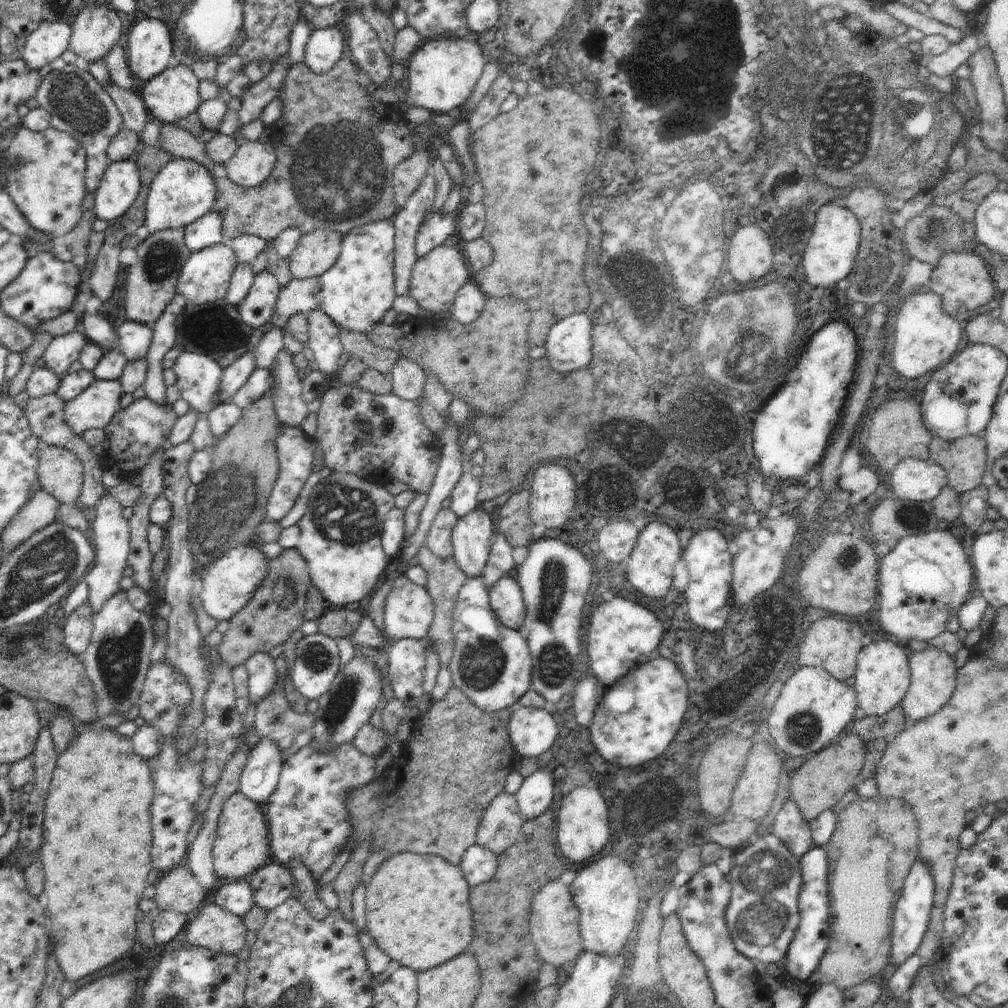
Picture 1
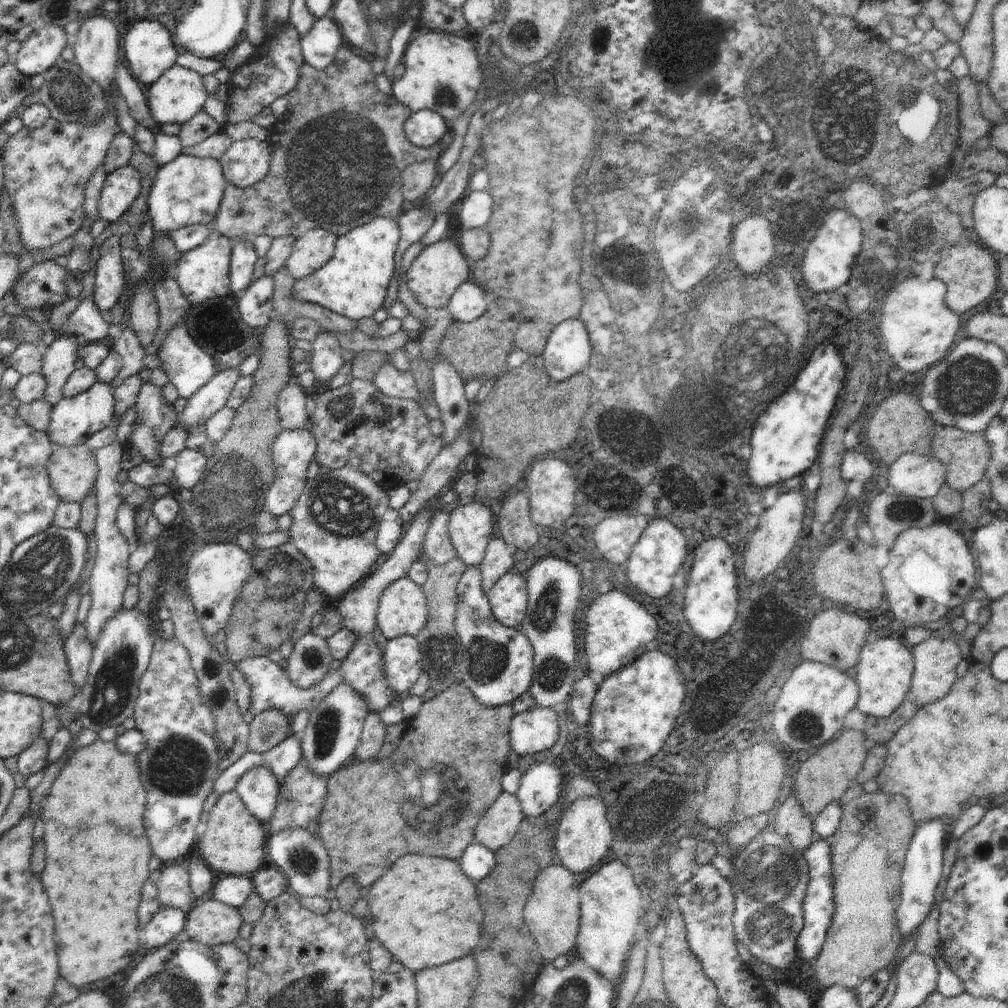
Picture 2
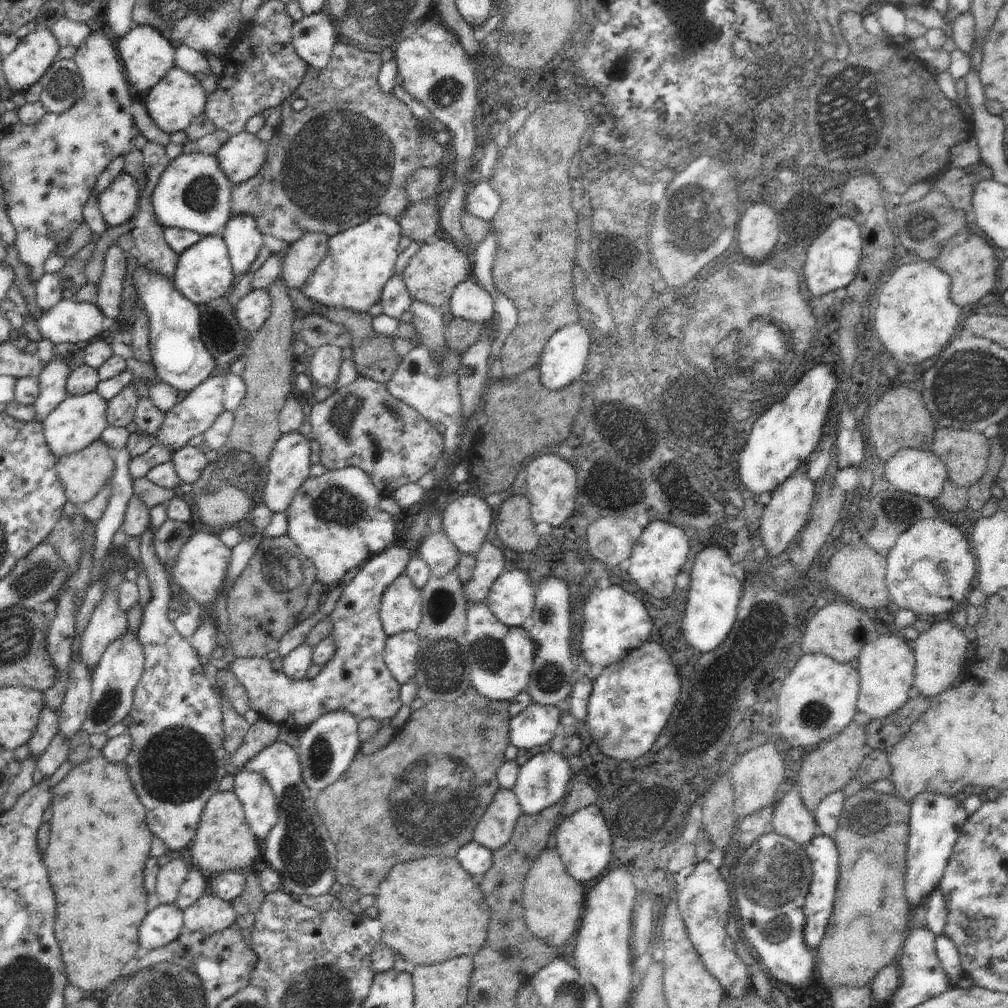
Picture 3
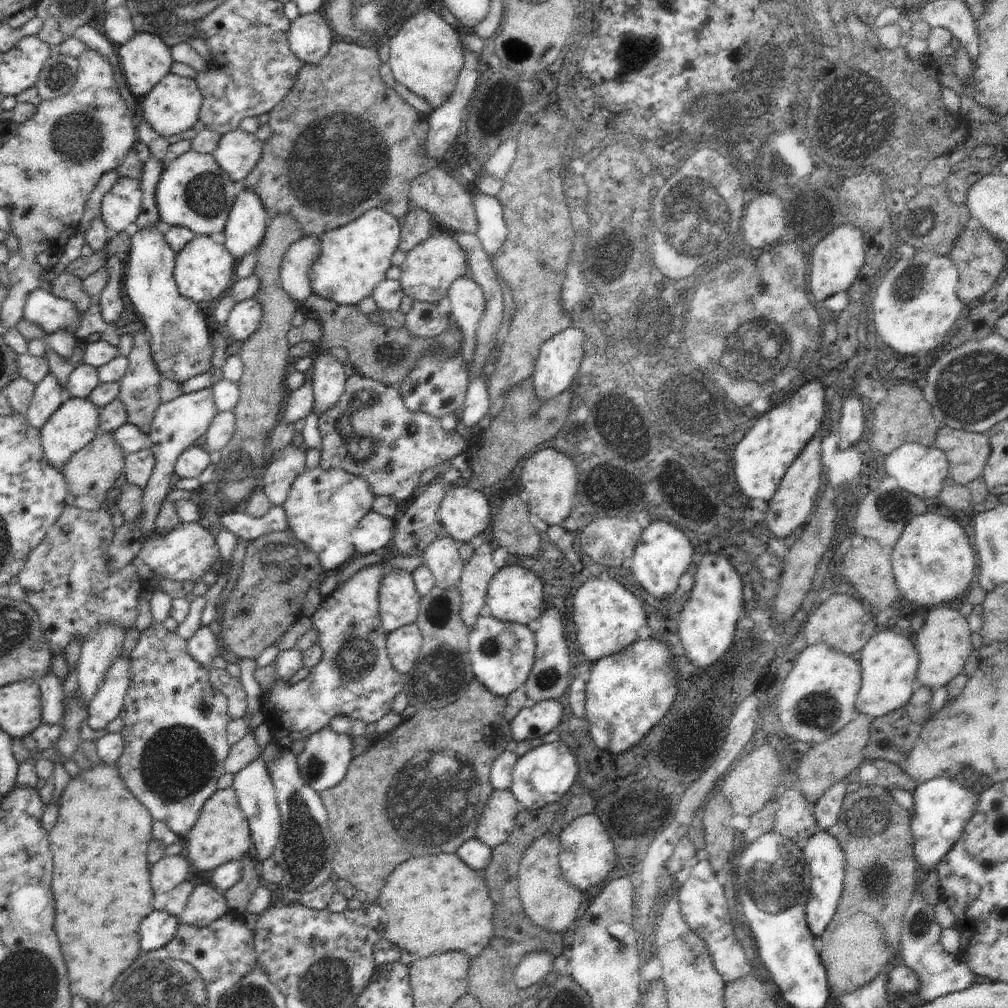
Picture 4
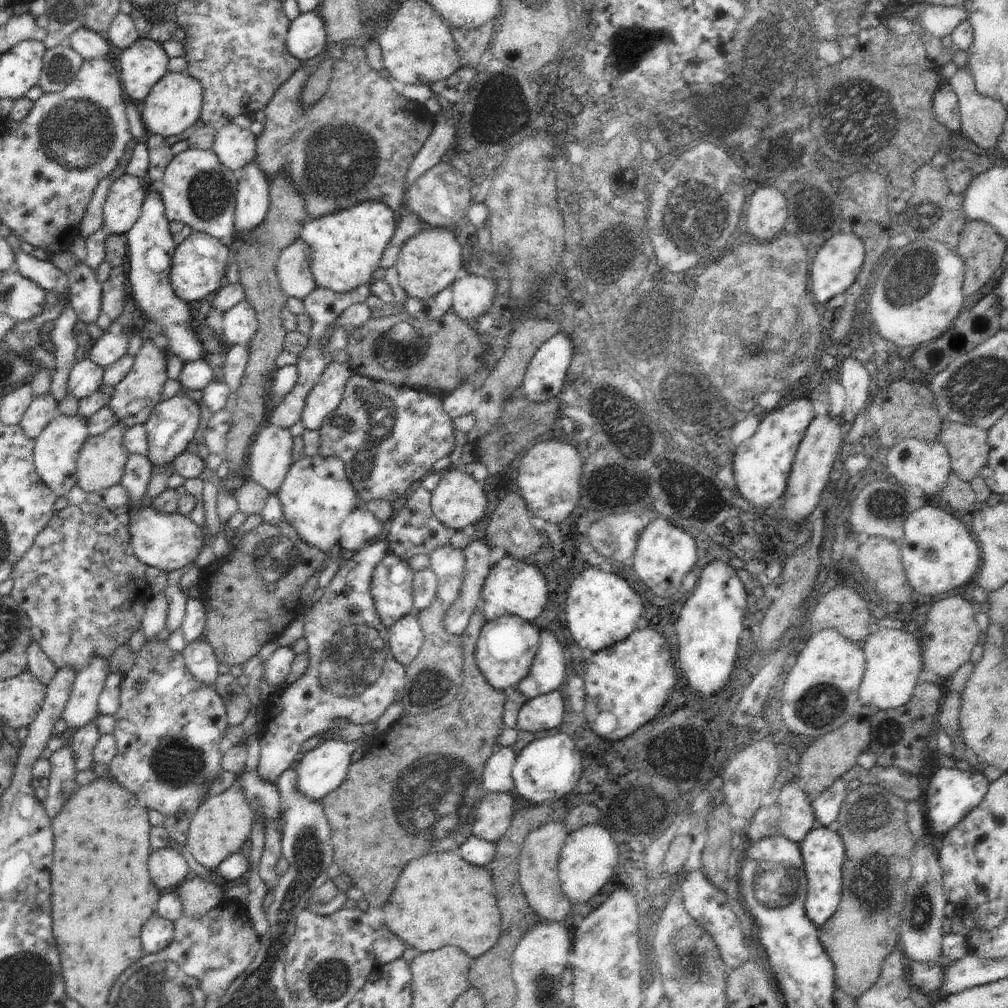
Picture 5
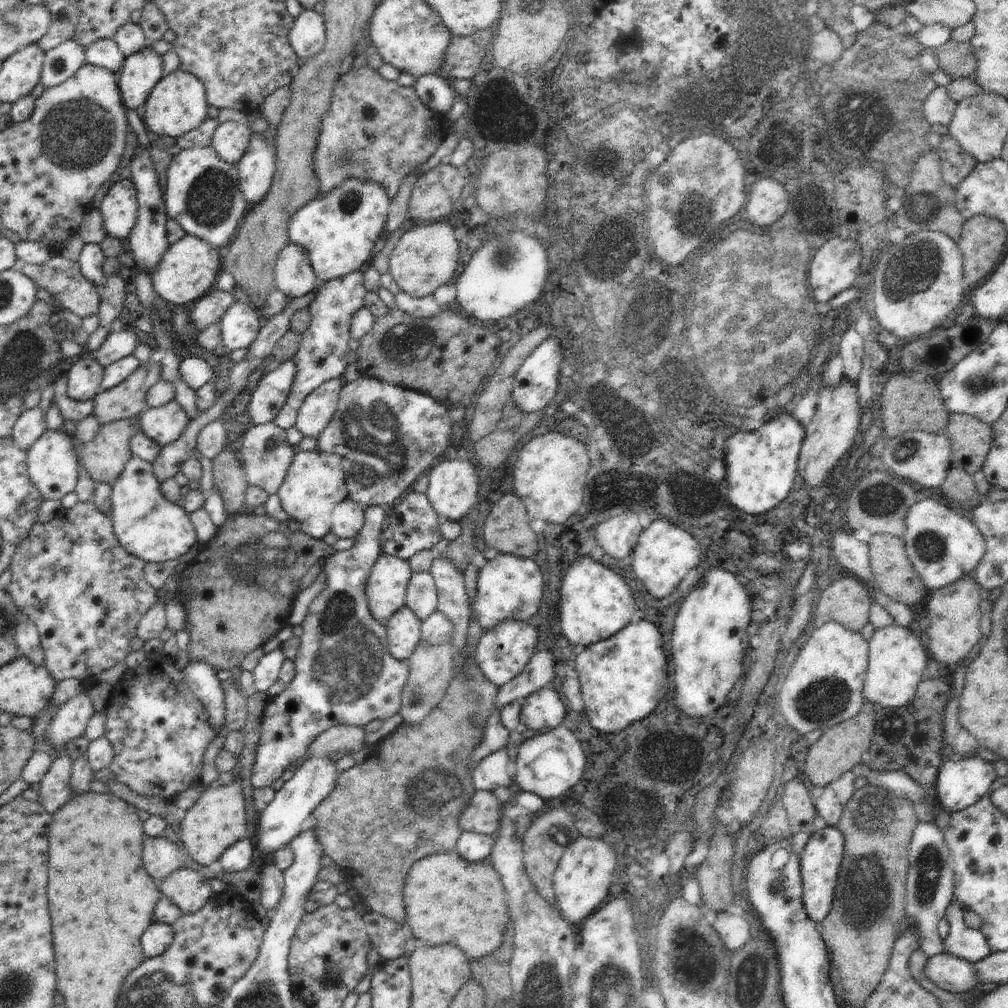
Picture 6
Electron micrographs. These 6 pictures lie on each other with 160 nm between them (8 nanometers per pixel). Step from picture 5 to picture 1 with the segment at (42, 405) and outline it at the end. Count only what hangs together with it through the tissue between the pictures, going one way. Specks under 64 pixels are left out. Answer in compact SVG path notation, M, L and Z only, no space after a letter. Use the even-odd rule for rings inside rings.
M76 330L55 337L42 356L44 367L50 368L62 379L68 374L70 366L79 360L86 344L89 344L88 338Z

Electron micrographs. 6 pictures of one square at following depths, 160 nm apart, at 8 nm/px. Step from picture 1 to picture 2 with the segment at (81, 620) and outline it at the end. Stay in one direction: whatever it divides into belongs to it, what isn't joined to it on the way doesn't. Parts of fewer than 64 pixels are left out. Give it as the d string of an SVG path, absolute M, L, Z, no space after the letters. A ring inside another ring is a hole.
M76 623L72 634L65 640L64 649L72 682L76 684L76 690L81 692L86 684L93 654L93 646L88 640L85 624Z

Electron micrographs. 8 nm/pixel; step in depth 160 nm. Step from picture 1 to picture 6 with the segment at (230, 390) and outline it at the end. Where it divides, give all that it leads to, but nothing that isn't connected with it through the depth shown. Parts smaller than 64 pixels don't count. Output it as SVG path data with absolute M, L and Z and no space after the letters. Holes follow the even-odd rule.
M172 399L159 407L150 407L140 416L143 433L161 447L172 444L185 431L191 419Z

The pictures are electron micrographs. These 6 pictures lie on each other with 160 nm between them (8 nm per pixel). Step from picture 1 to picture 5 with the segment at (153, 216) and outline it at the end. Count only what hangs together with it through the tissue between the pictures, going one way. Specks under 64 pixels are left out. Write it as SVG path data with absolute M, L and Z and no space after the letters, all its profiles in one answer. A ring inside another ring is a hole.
M187 149L168 164L157 189L170 223L177 221L193 231L203 231L221 240L235 234L238 181L237 174L225 168L213 151Z

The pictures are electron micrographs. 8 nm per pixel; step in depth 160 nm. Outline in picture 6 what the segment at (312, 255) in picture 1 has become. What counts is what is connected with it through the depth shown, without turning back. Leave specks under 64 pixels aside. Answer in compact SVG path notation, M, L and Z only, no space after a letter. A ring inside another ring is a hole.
M290 243L280 254L274 267L275 283L285 295L306 296L318 287L318 280L308 252L301 244Z

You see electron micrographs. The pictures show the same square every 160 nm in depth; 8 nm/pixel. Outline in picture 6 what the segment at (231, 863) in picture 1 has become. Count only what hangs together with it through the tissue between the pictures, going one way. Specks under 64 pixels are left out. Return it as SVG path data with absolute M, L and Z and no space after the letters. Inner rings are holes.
M236 771L232 783L208 787L182 819L181 839L184 848L187 854L204 866L219 860L224 851L245 836L248 825L246 825L246 804L242 795L242 780L240 772Z

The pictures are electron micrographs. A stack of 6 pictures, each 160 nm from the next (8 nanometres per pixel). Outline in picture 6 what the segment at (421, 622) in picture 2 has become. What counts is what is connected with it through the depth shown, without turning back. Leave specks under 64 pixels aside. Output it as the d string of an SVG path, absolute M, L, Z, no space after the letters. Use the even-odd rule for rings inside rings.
M382 553L370 571L366 596L372 616L384 625L406 602L411 576L410 561Z

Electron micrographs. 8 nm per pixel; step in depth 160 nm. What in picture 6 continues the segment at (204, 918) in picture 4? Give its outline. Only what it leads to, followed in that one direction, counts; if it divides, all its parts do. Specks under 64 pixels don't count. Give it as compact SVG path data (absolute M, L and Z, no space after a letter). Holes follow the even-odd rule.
M182 866L157 884L163 896L173 900L187 915L198 912L214 896L210 882L200 872Z

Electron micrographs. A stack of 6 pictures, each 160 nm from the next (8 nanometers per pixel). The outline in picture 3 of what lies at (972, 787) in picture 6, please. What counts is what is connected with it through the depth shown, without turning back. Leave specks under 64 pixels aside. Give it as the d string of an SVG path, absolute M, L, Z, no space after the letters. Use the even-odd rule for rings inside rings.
M920 792L910 804L909 840L906 852L906 884L904 889L911 910L922 904L940 885L946 864L969 816L964 806L952 796L938 792Z

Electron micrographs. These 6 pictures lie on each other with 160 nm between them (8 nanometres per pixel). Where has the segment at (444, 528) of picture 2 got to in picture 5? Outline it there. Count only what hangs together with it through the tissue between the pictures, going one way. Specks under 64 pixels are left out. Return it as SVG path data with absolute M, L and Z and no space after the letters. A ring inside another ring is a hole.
M449 543L432 552L429 558L429 569L437 578L437 598L454 604L461 595L460 590L466 576L465 554Z

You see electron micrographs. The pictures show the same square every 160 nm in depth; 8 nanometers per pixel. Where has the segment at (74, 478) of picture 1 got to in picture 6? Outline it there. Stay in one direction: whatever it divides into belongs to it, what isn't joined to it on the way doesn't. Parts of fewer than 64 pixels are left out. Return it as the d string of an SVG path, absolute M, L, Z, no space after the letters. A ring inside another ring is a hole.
M140 417L114 421L100 427L96 438L81 446L79 463L95 486L113 485L133 455L129 445Z

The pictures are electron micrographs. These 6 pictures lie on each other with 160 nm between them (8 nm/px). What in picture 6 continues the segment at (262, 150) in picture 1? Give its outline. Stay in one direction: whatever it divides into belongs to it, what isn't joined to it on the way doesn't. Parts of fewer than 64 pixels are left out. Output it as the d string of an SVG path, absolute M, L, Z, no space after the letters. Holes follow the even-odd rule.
M245 120L242 123L226 121L216 127L211 138L211 147L224 162L236 165L244 156L253 134Z

